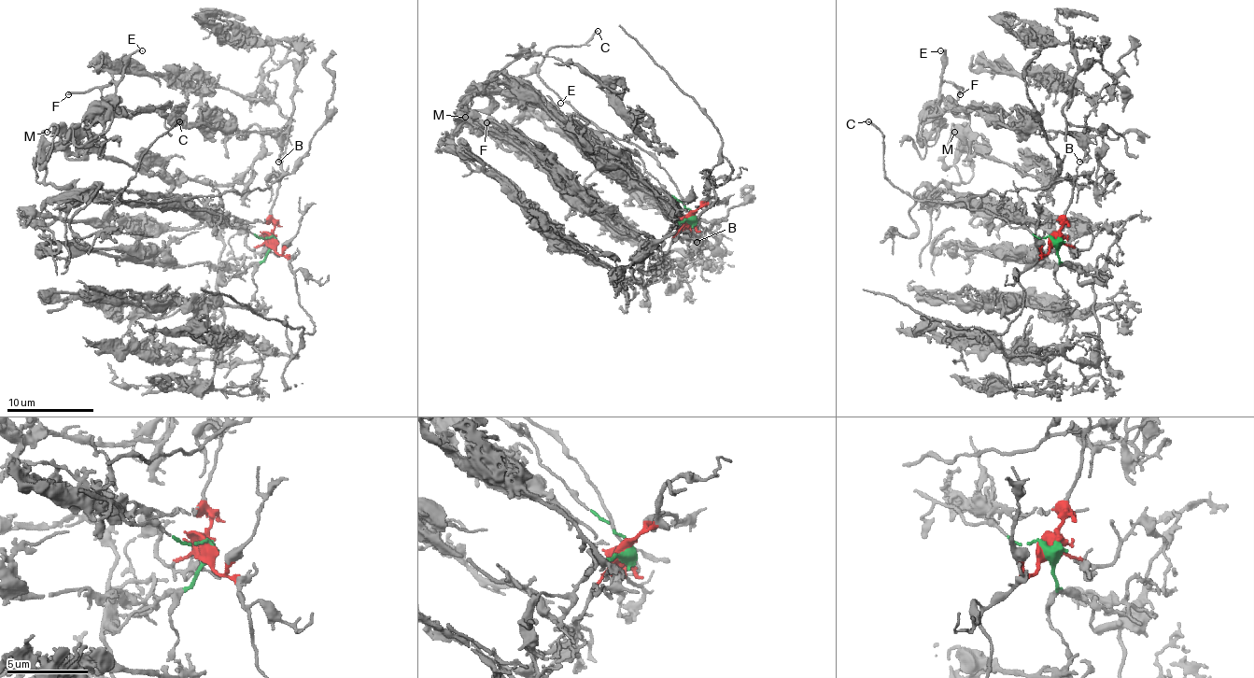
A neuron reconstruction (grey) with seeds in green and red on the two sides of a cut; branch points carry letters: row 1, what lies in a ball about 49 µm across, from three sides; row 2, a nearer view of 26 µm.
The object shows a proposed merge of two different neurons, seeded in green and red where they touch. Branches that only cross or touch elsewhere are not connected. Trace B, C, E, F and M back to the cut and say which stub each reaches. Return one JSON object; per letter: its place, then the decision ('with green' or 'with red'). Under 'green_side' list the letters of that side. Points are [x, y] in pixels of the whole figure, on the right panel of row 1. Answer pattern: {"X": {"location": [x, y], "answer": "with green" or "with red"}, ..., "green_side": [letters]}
{"B": {"location": [1079, 162], "answer": "with green"}, "C": {"location": [868, 121], "answer": "with green"}, "E": {"location": [940, 50], "answer": "with green"}, "F": {"location": [960, 94], "answer": "with green"}, "M": {"location": [954, 132], "answer": "with red"}, "green_side": ["B", "C", "E", "F"]}

